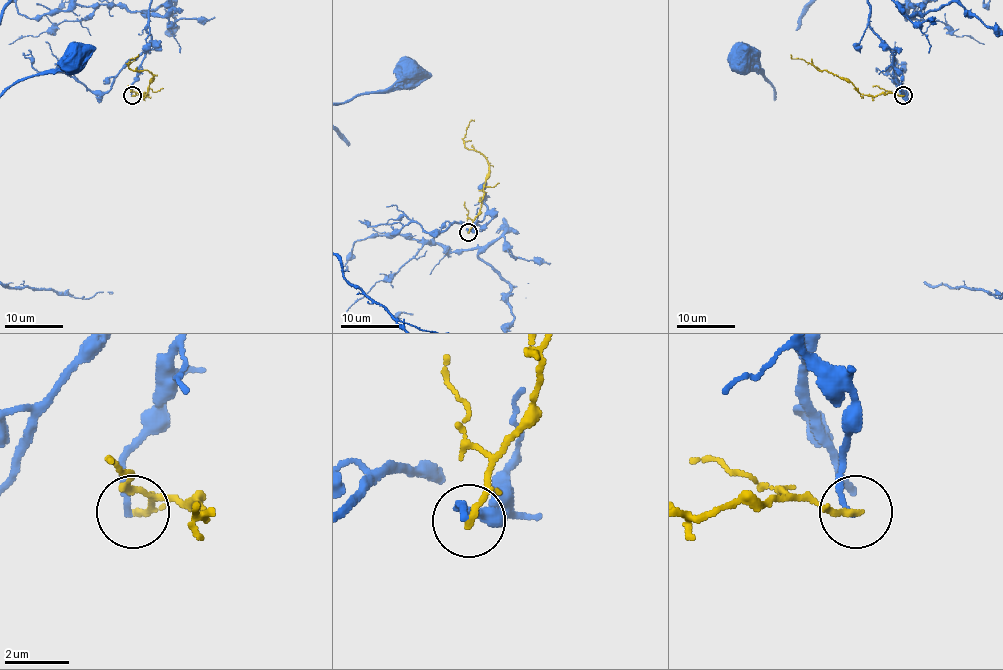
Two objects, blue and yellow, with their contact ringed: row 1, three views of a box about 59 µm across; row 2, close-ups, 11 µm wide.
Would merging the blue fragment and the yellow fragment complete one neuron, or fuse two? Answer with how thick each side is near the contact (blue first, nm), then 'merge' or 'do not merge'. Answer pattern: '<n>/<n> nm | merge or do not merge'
190/200 nm | do not merge

